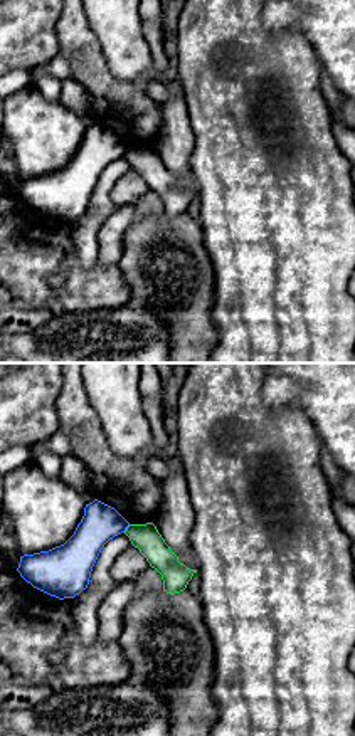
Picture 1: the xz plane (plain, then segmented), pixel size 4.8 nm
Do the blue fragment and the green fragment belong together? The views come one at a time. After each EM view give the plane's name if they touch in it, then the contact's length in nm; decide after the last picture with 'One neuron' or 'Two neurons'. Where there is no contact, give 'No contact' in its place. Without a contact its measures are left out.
Touches blue in xz. Shared border 50 nm

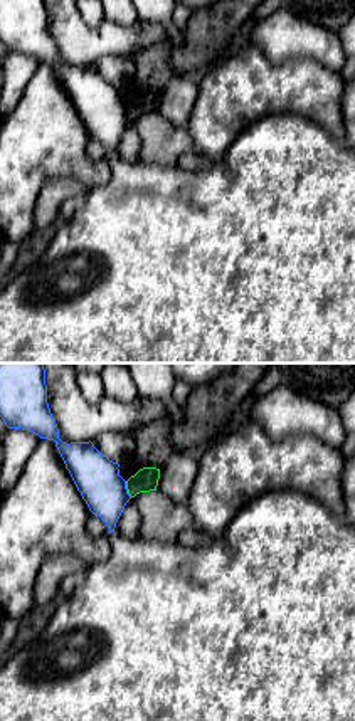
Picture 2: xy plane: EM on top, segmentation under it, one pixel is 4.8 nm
Touches blue in xy. Shared border 90 nm

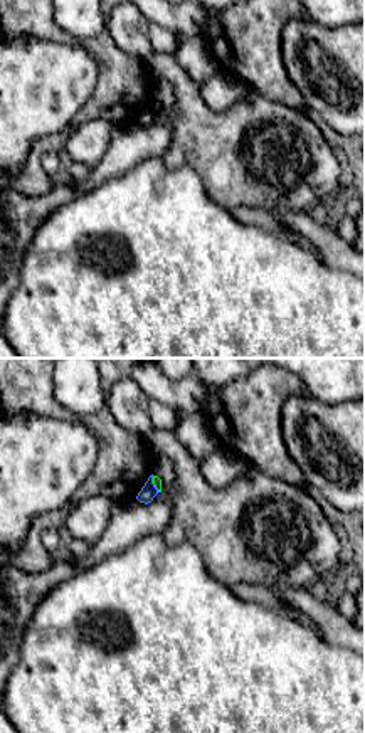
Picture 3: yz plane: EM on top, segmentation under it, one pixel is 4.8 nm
Touches blue in yz. Shared border 90 nm

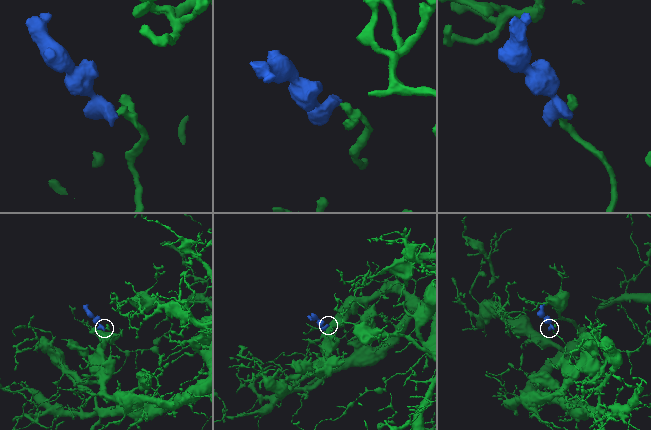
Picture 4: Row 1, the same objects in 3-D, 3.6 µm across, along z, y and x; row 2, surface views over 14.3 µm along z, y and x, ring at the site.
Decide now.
Two neurons

